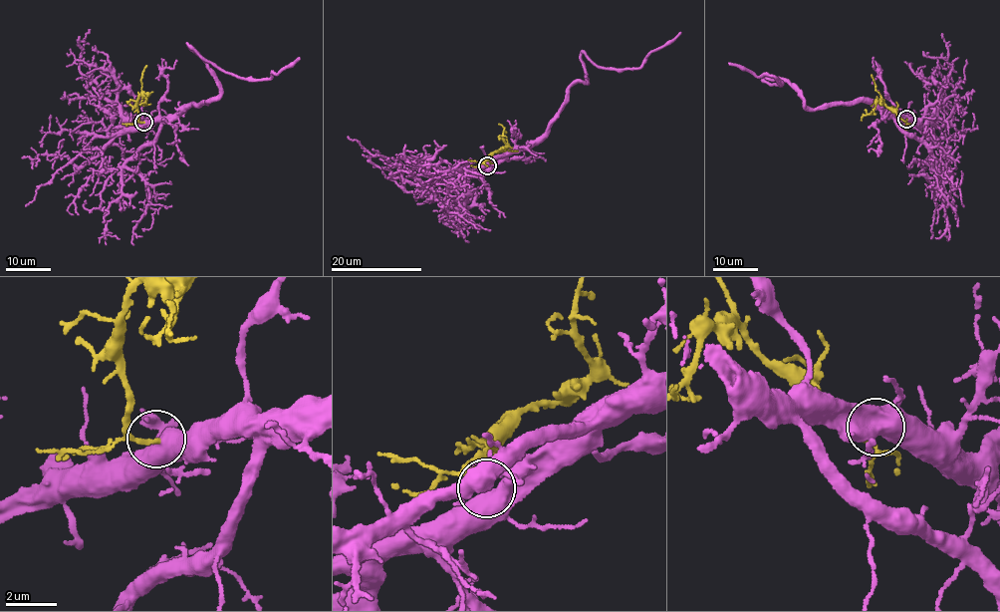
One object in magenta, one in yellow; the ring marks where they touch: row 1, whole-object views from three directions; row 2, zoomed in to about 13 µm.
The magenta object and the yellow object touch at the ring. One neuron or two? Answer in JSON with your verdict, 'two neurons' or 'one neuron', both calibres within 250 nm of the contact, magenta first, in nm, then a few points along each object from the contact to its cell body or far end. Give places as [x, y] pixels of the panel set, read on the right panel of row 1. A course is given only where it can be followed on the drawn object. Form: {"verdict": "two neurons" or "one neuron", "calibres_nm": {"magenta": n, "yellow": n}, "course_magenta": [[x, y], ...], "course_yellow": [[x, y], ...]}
{"verdict": "one neuron", "calibres_nm": {"magenta": 800, "yellow": 180}, "course_magenta": [[906, 119], [854, 100], [807, 107], [792, 86], [728, 62]], "course_yellow": [[906, 119], [903, 120], [881, 101], [870, 114], [863, 115], [862, 120]]}

